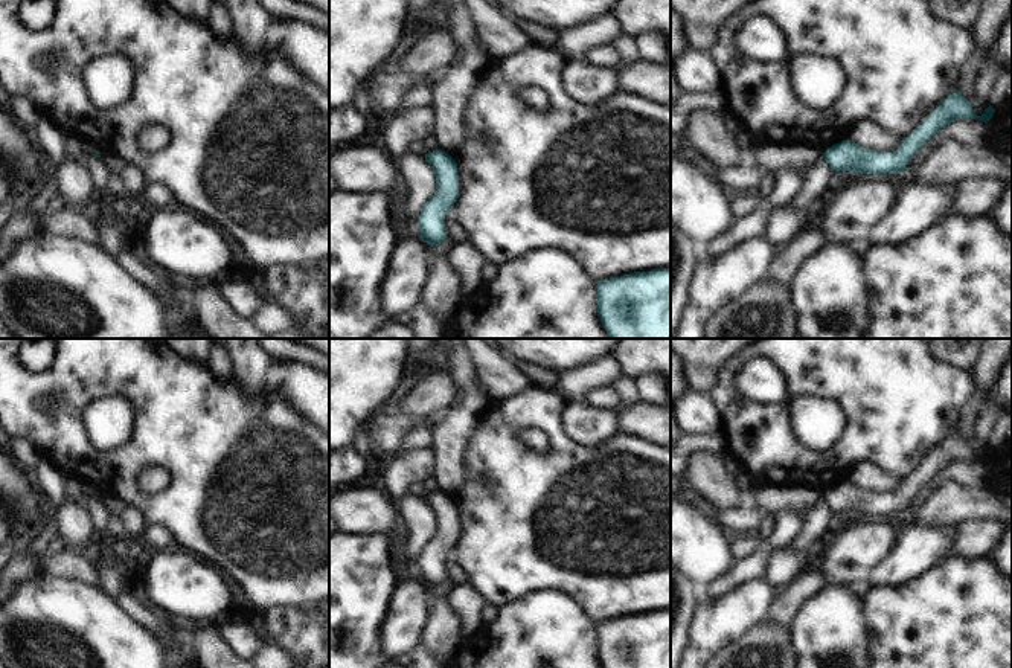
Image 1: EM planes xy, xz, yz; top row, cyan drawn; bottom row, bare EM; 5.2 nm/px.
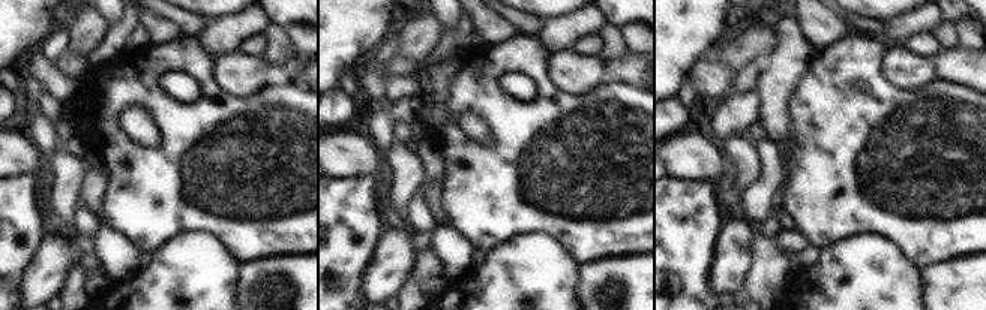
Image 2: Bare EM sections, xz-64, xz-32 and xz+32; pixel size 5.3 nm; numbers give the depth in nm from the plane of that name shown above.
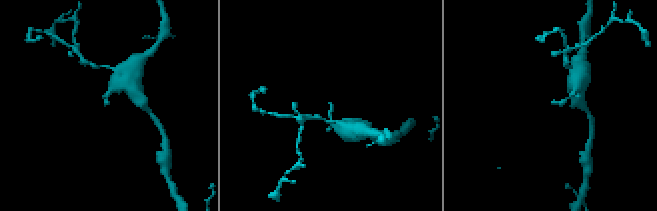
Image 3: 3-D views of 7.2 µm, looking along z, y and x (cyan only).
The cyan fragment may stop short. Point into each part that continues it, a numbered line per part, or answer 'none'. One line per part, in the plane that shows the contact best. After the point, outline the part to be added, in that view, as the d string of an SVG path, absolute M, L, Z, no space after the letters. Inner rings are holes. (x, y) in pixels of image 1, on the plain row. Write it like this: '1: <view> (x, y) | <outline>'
none

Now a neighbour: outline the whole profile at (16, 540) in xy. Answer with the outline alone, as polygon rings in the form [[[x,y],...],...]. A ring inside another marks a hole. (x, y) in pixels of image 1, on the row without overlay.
[[[15,531],[12,535],[6,538],[6,541],[0,546],[0,573],[12,554],[23,544],[23,535]]]

